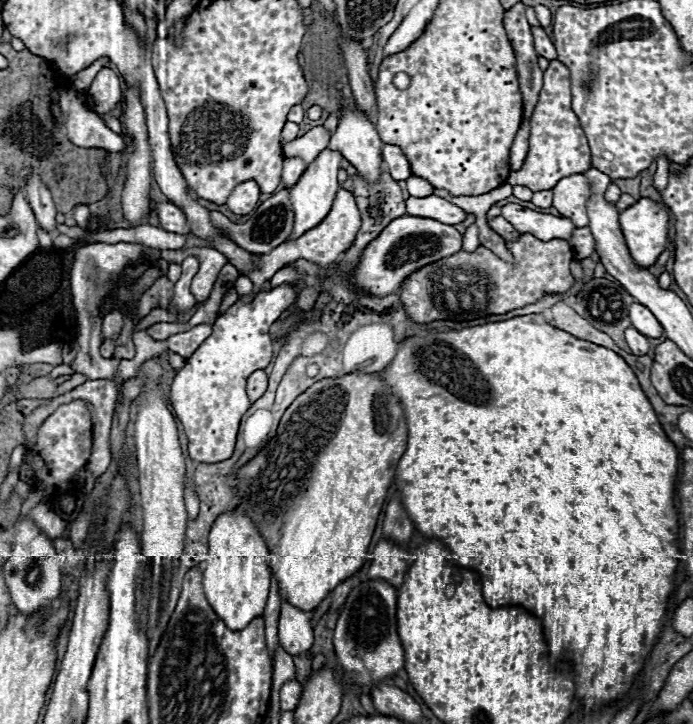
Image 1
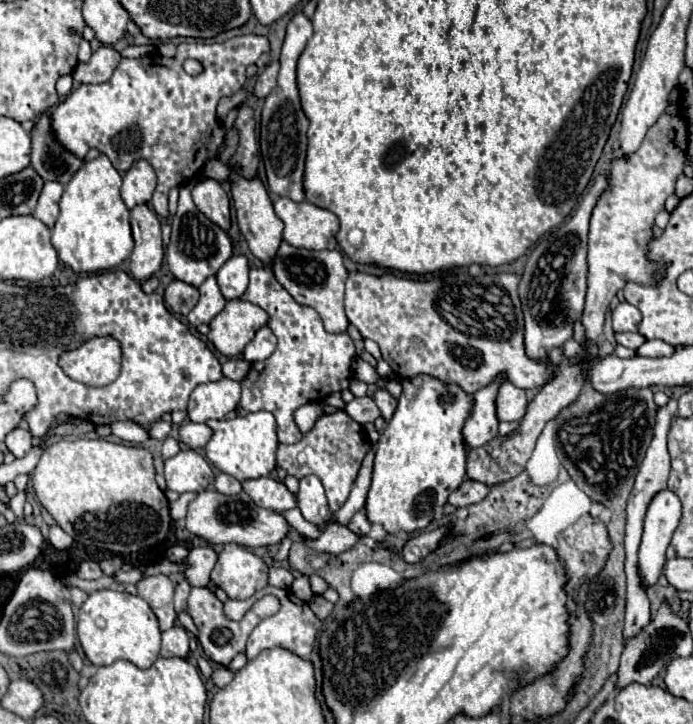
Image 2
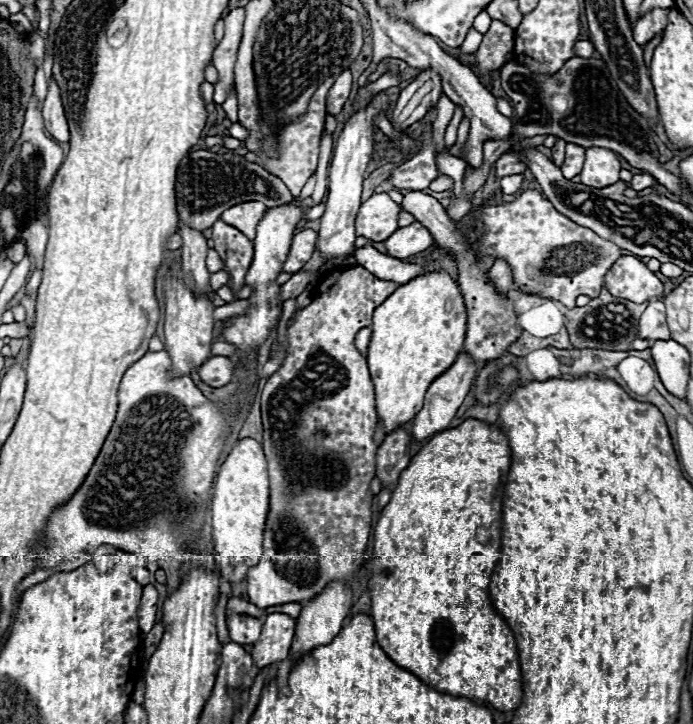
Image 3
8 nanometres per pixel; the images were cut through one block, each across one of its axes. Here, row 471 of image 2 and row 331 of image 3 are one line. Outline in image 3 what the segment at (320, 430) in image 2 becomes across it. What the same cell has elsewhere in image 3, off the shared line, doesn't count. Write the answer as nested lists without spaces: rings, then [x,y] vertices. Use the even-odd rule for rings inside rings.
[[[354,266],[354,268],[332,268],[330,272],[322,274],[322,278],[318,280],[318,286],[314,290],[312,302],[308,306],[304,306],[302,310],[296,312],[296,316],[292,318],[288,330],[286,330],[286,344],[284,344],[284,358],[280,368],[268,378],[262,396],[260,396],[260,410],[262,410],[262,426],[264,426],[264,452],[266,452],[266,460],[268,460],[268,476],[270,476],[270,508],[268,508],[268,518],[266,518],[266,528],[264,528],[264,554],[258,560],[258,564],[254,564],[248,574],[246,574],[246,582],[248,582],[248,598],[254,606],[258,608],[268,608],[268,606],[280,606],[280,604],[288,604],[288,602],[306,602],[310,598],[314,598],[330,580],[340,580],[340,582],[352,582],[354,580],[354,572],[360,568],[360,556],[368,544],[368,536],[370,536],[370,522],[372,522],[372,498],[374,494],[370,492],[370,480],[374,478],[374,470],[376,470],[376,442],[374,442],[374,432],[376,432],[376,424],[378,424],[378,416],[376,416],[376,406],[374,406],[374,386],[368,374],[368,366],[366,366],[366,358],[356,350],[354,346],[354,336],[358,334],[358,330],[362,330],[364,326],[372,324],[372,312],[378,304],[382,304],[382,300],[386,300],[386,296],[390,296],[394,290],[398,288],[396,282],[390,280],[380,280],[374,274],[370,274],[366,268],[362,266]]]

